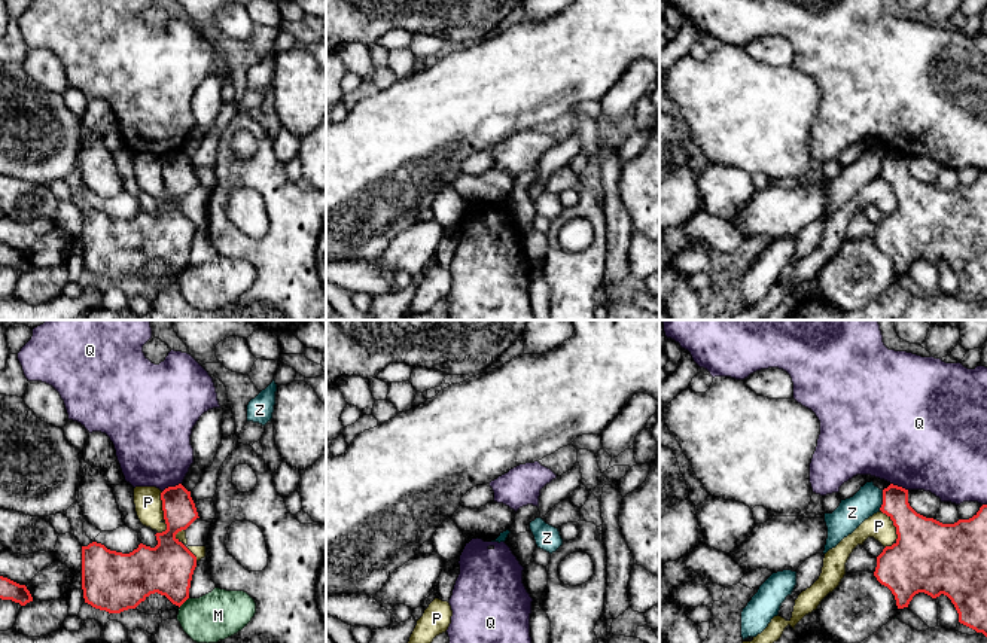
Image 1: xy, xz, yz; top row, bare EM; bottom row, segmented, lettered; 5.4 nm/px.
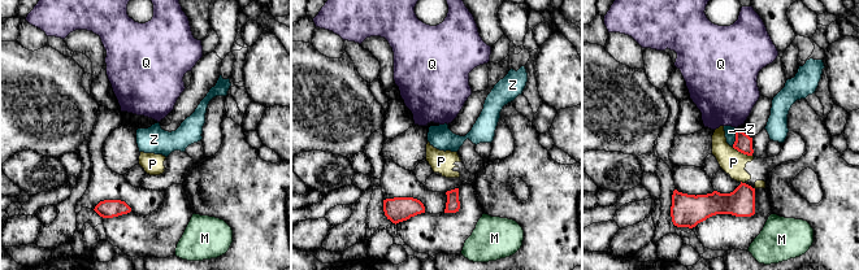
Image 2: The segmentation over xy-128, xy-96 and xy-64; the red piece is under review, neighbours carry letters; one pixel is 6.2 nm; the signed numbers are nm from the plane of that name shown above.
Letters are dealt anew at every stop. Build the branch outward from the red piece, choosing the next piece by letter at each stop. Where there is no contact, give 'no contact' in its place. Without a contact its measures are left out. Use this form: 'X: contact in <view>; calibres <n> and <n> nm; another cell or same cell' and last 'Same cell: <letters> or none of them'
M: contact in xy; calibres 280 and 260 nm; another cell
P: contact in xy; calibres 220 and 150 nm; another cell
Q: contact in xy; calibres 180 and 400 nm; another cell
Z: contact in yz; calibres 200 and 160 nm; another cell
Same cell: none of them

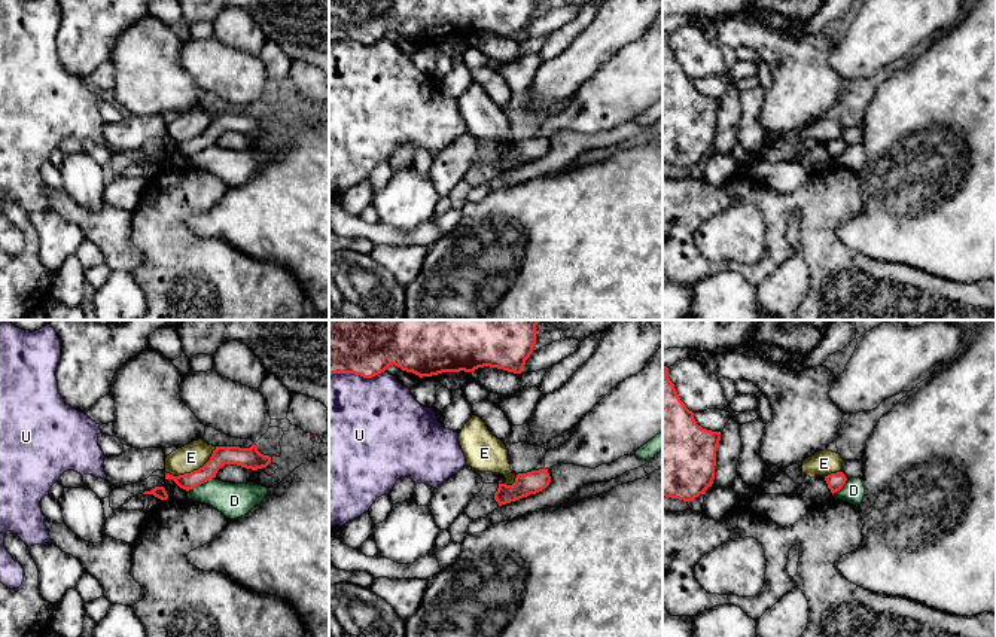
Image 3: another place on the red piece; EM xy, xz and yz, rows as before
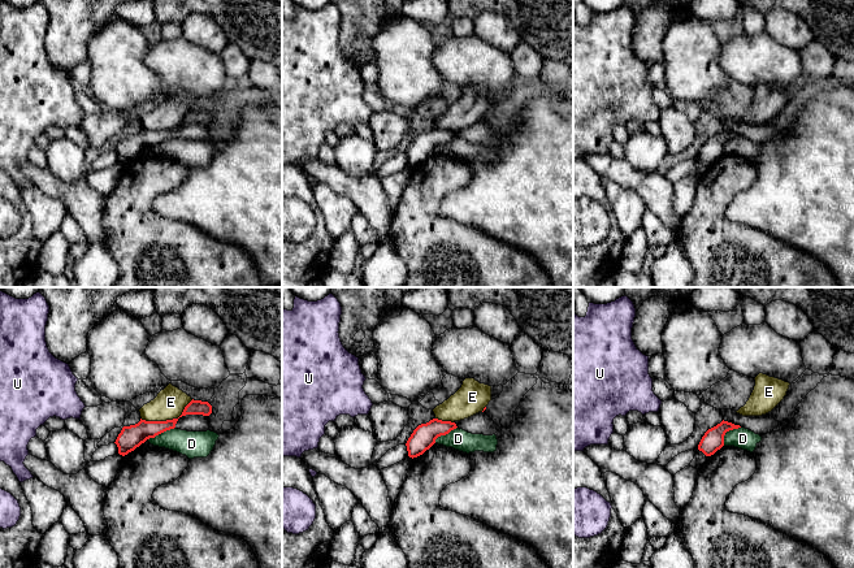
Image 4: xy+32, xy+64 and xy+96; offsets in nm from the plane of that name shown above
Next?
D: contact in xy; calibres 100 and 190 nm; another cell
E: contact in xy; calibres 100 and 150 nm; another cell
U: contact in xz; calibres 500 and 500 nm; another cell
Same cell: none of them

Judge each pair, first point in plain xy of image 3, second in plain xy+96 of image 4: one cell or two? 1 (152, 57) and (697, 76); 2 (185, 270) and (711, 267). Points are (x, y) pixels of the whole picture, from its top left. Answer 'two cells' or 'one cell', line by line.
1: one cell
2: one cell

